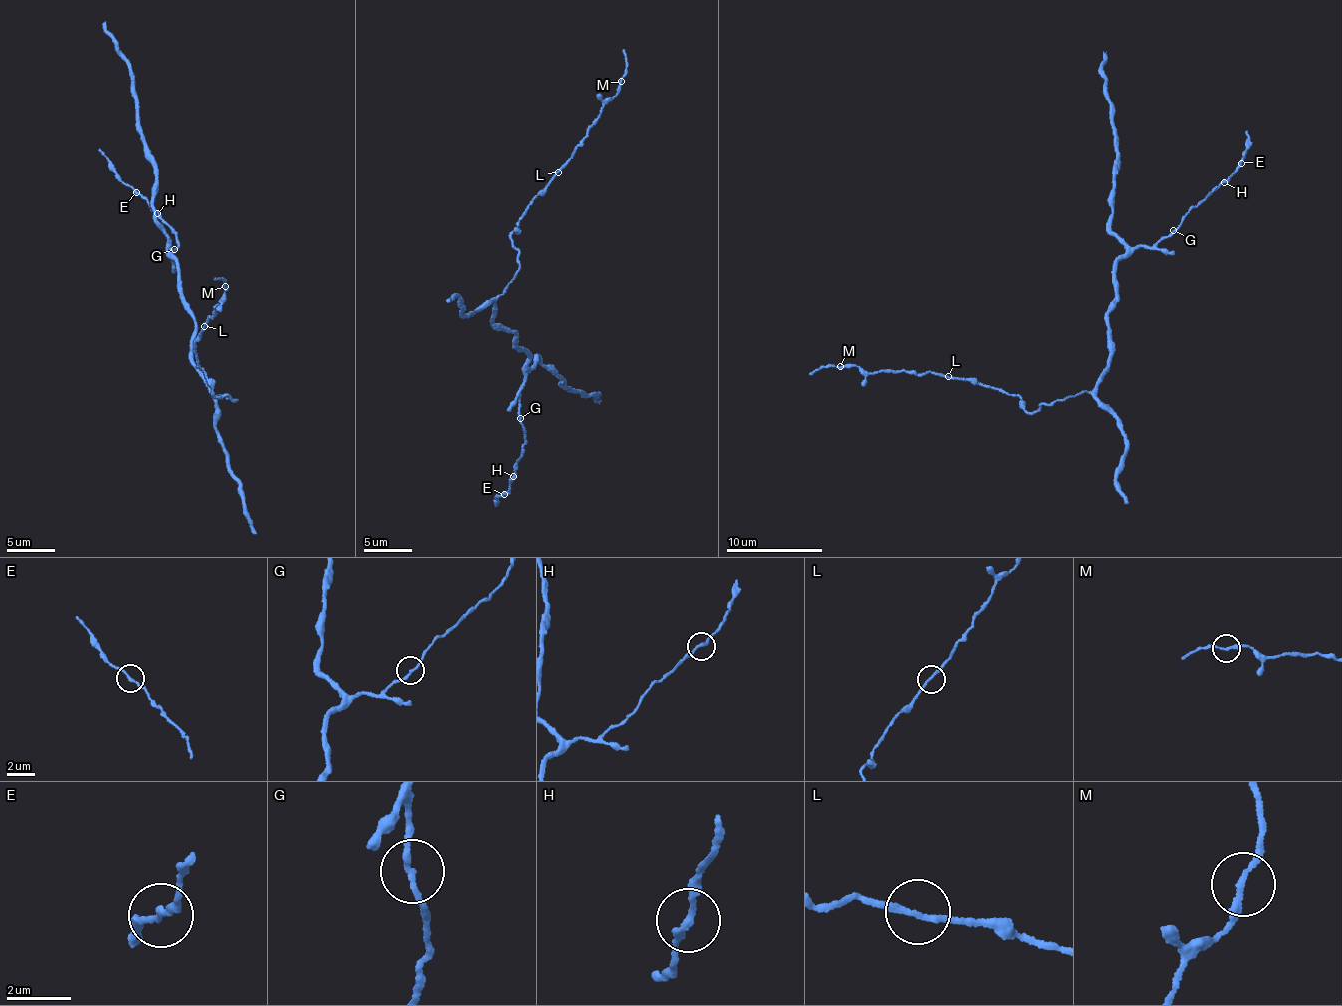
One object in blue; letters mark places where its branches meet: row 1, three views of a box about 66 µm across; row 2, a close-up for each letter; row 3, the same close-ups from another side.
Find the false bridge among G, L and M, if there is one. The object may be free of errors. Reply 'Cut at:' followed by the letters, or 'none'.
Cut at: none

